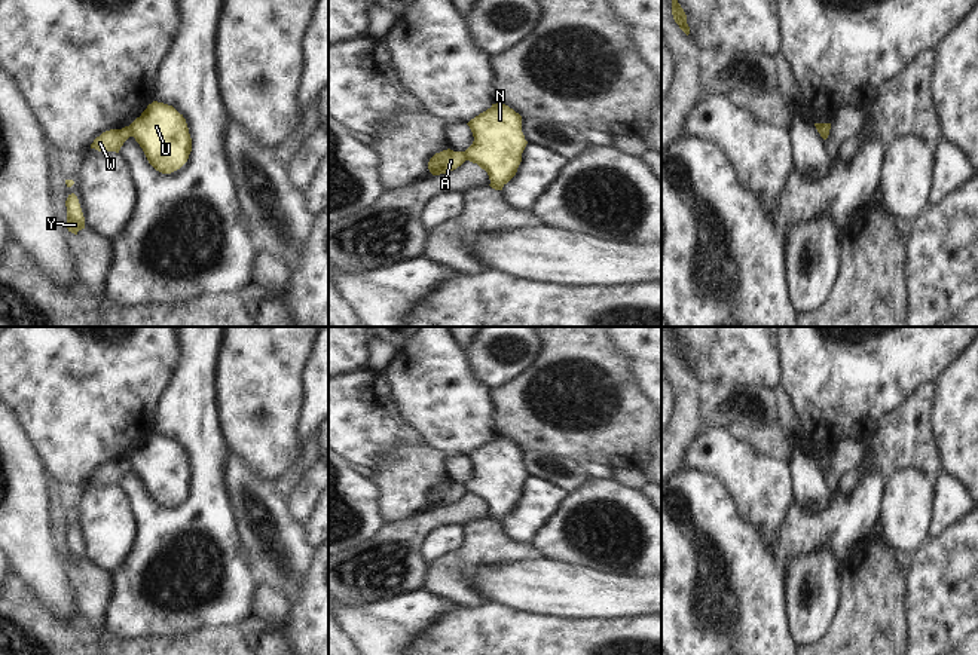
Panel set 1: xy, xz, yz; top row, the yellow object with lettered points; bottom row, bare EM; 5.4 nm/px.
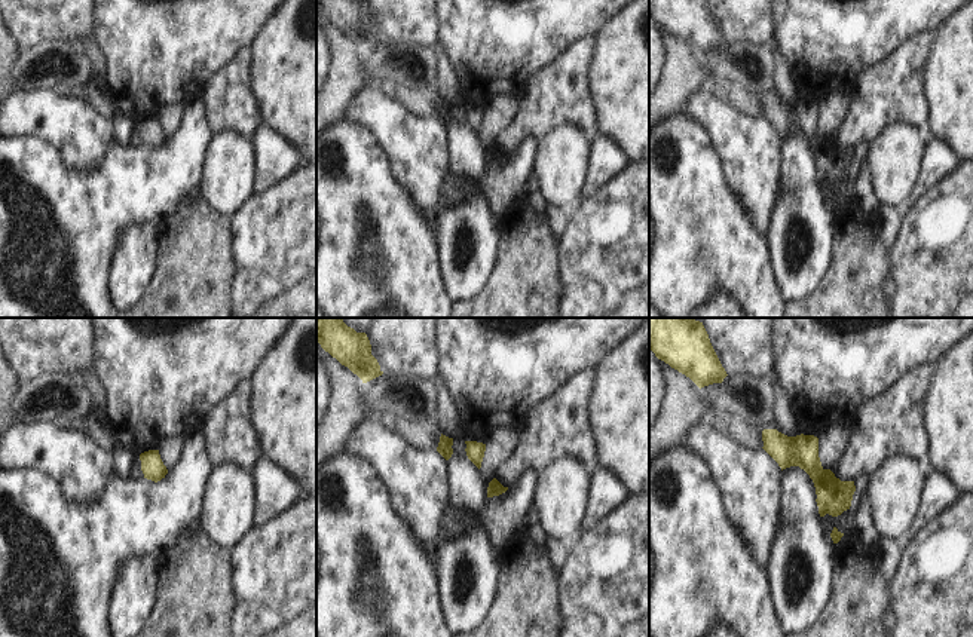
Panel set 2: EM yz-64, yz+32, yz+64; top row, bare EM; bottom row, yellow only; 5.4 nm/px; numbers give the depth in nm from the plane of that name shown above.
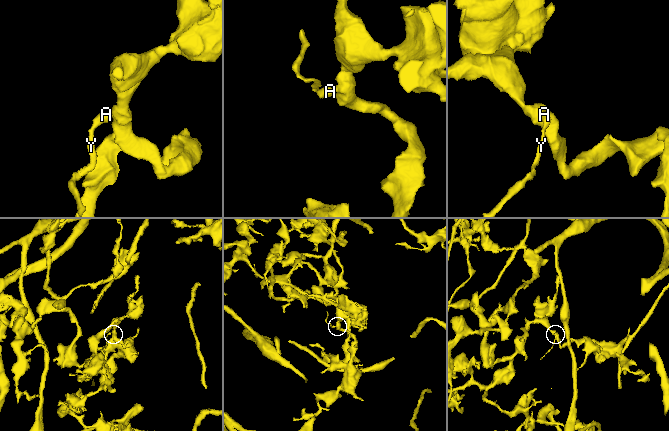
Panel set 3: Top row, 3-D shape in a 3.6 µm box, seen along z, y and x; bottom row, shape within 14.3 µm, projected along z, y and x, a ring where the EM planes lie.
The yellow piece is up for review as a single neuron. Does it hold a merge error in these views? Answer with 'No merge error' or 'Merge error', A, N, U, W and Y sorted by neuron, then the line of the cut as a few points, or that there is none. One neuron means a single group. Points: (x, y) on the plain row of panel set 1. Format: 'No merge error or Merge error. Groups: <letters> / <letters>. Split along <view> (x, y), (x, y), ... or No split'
Merge error. Groups: A W Y / N U. Split along xy (128, 459), (133, 468)

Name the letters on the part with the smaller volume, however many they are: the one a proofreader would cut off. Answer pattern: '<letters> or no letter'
A, W, Y

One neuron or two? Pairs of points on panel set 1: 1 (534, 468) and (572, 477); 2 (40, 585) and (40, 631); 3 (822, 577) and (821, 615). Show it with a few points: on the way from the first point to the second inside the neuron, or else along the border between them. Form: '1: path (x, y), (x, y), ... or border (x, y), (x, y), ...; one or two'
1: path (543, 468), (564, 473); one
2: border (18, 578), (31, 597), (64, 630); two
3: path (822, 585), (821, 606); one

